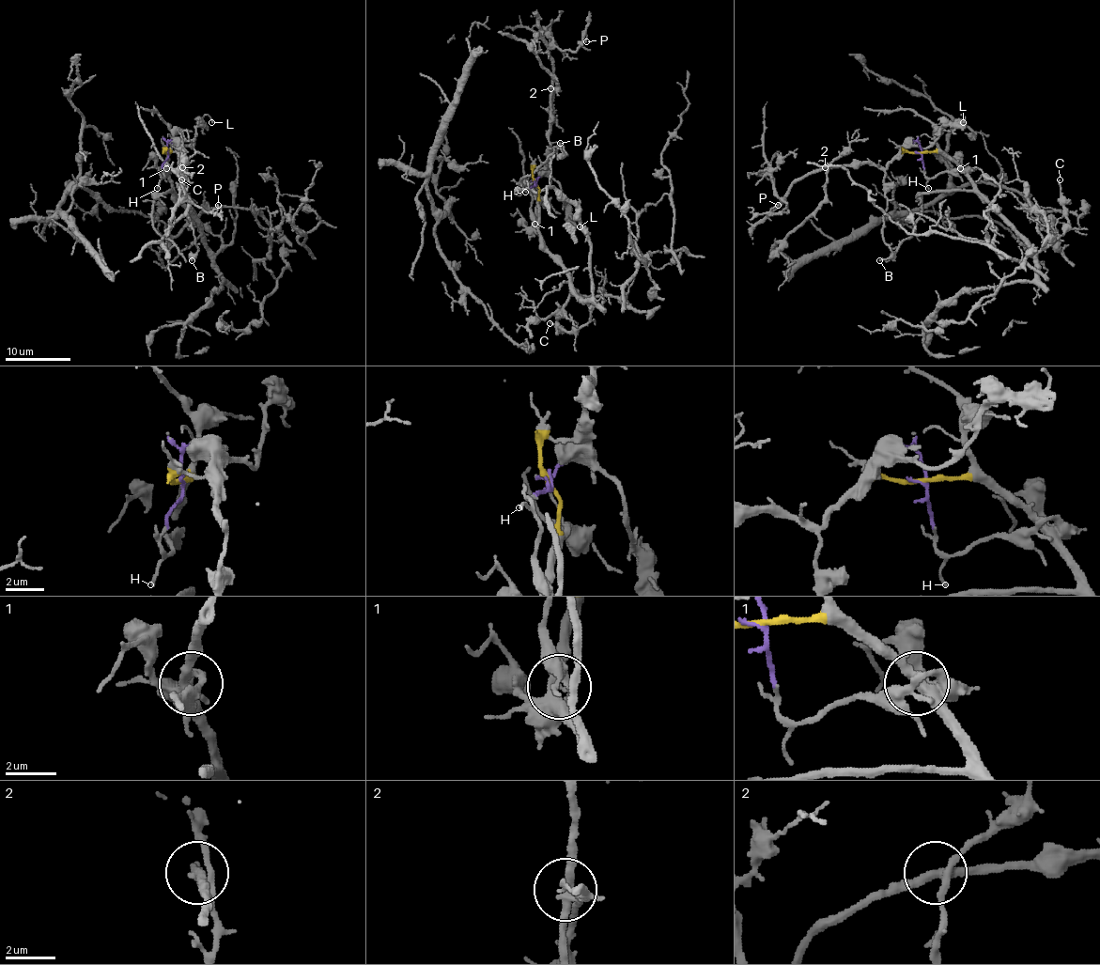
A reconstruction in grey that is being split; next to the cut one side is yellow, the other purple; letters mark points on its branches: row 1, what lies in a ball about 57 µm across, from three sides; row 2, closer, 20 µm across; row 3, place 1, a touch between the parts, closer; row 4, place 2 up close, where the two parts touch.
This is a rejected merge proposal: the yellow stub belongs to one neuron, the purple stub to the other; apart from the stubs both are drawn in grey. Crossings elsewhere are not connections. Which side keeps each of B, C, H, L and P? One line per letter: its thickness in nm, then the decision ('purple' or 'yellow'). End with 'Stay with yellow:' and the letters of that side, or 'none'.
B: 150 nm | purple
C: 110 nm | yellow
H: 140 nm | purple
L: 130 nm | purple
P: 110 nm | purple
Stay with yellow: C

